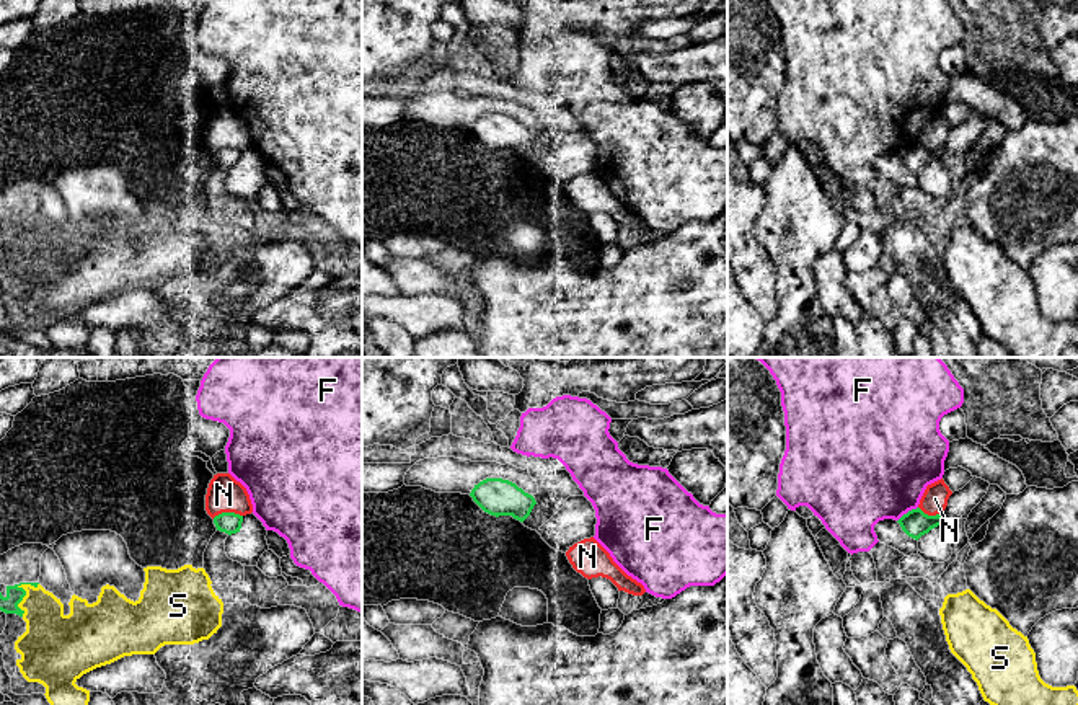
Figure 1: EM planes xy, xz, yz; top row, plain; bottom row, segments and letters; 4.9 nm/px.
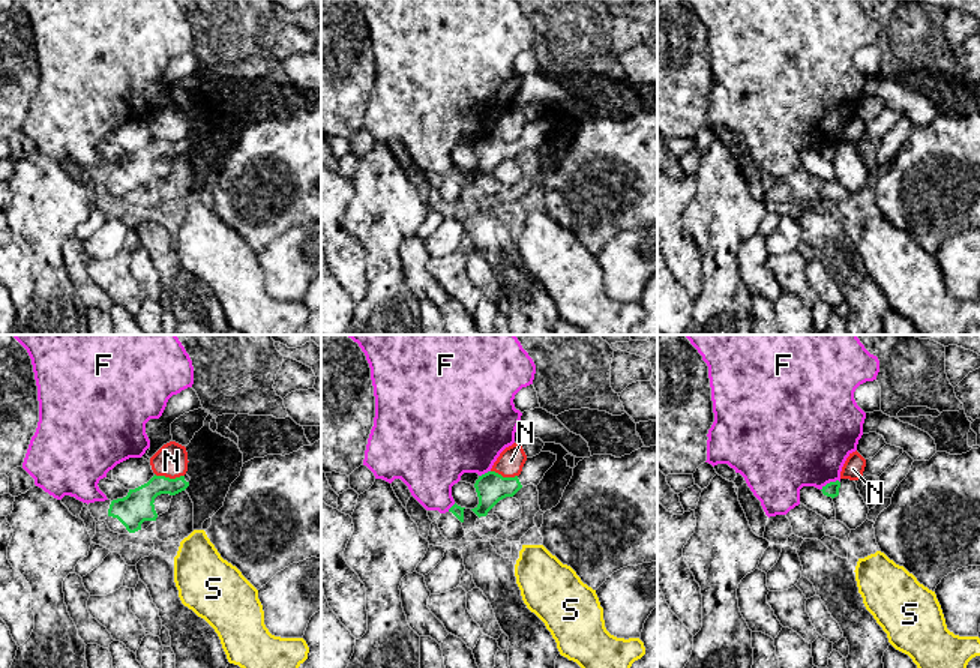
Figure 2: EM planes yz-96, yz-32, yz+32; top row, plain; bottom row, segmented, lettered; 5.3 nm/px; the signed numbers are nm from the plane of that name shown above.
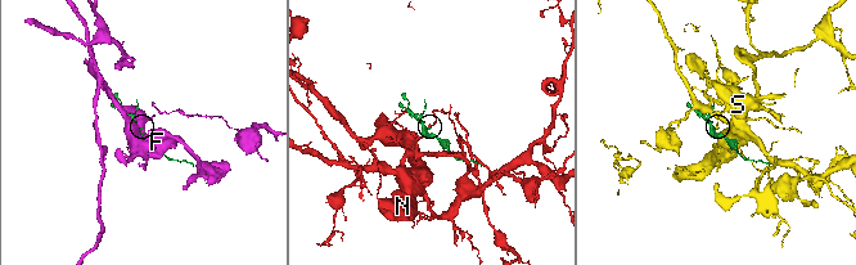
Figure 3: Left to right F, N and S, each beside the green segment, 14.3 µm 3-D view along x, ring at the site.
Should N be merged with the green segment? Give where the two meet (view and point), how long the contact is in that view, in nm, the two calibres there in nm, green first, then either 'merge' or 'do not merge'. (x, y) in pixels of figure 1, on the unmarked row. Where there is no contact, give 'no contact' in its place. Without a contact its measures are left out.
contact xy (227, 147); length 150 nm; calibres 110 and 180 nm; do not merge

